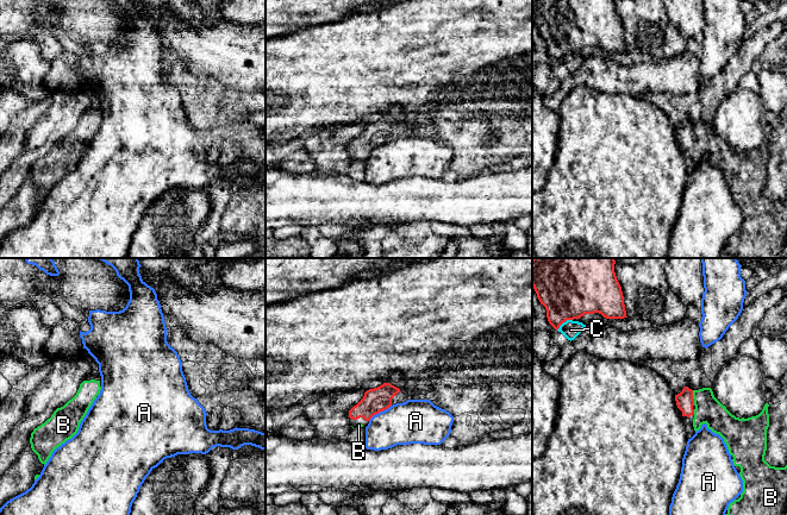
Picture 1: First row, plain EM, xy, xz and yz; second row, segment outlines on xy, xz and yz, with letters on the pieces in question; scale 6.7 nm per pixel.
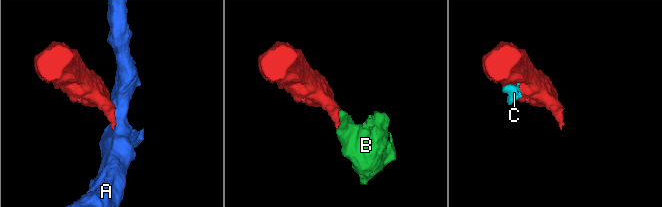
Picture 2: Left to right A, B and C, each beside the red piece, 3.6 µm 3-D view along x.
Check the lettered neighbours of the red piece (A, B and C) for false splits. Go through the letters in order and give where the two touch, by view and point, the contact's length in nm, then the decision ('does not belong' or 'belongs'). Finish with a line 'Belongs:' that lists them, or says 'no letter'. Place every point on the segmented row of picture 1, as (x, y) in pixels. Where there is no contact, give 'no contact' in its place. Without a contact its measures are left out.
A: meets red in xz at (379, 412); contact 190 nm long; does not belong
B: meets red in yz at (692, 397); contact 110 nm long; belongs
C: meets red in yz at (563, 321); contact 130 nm long; does not belong
Belongs: B

